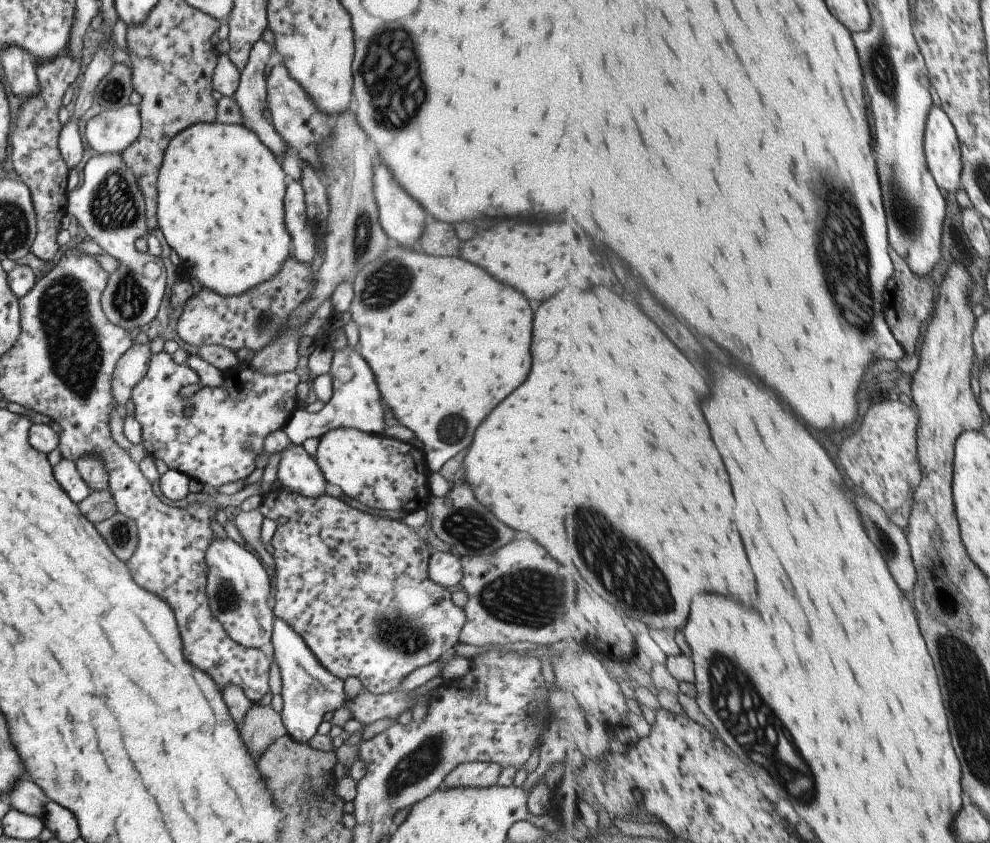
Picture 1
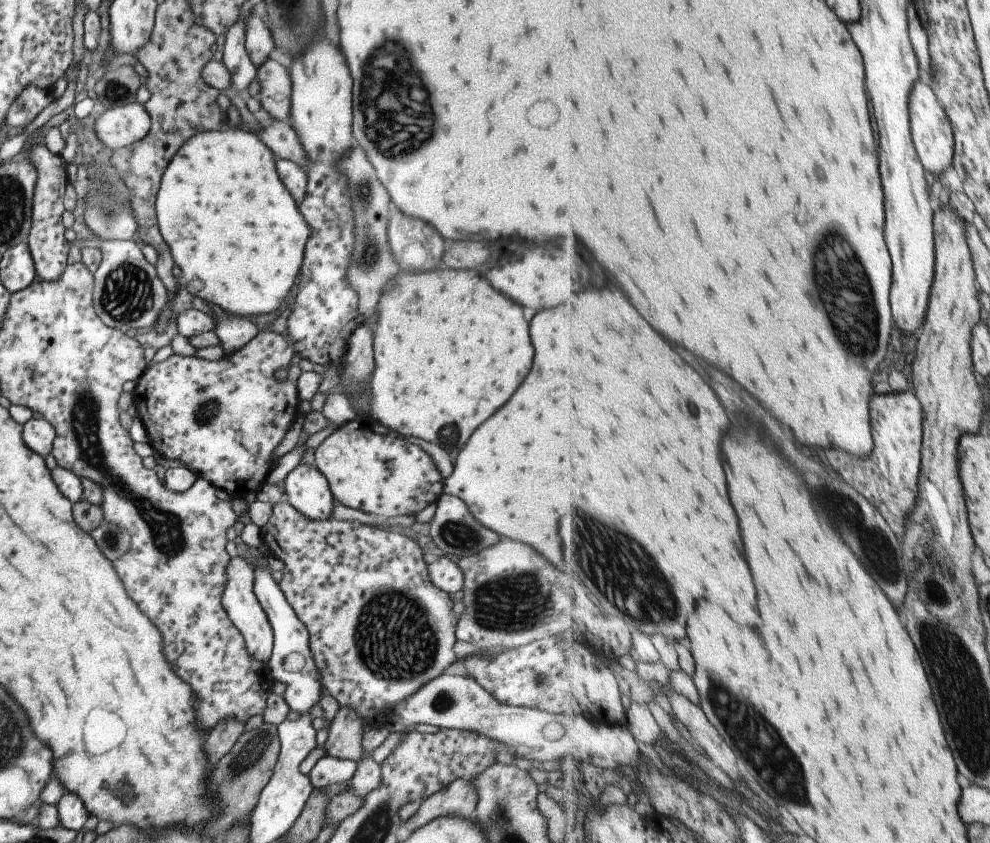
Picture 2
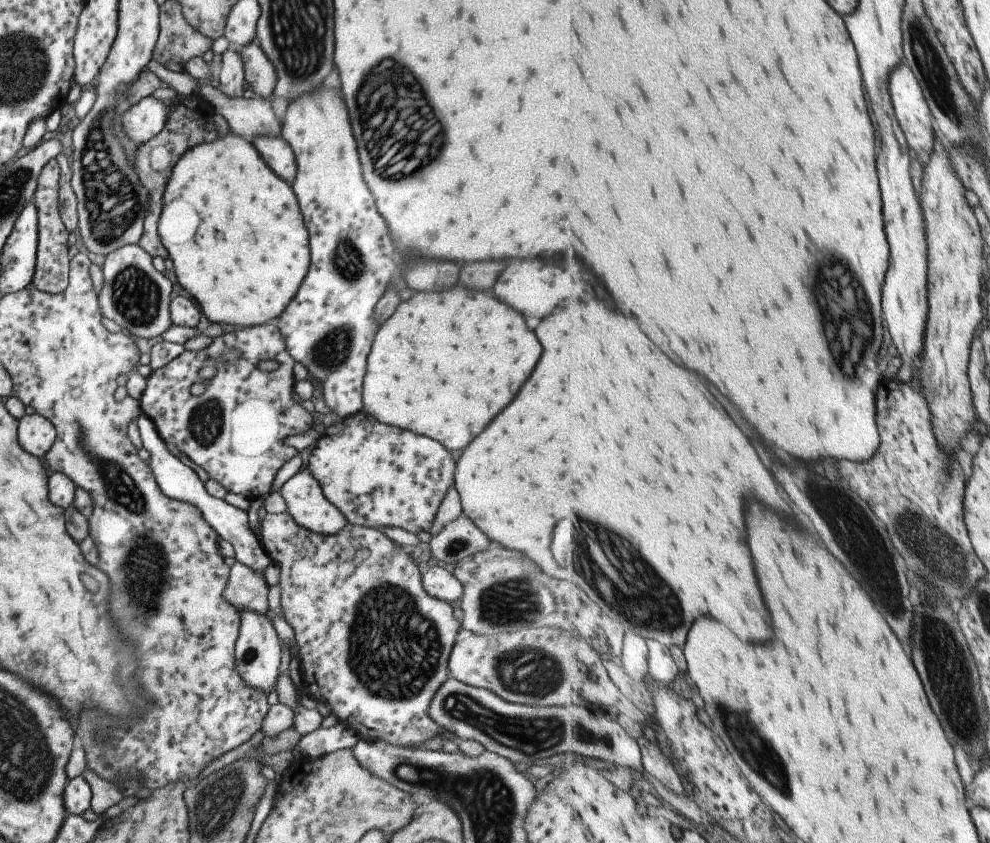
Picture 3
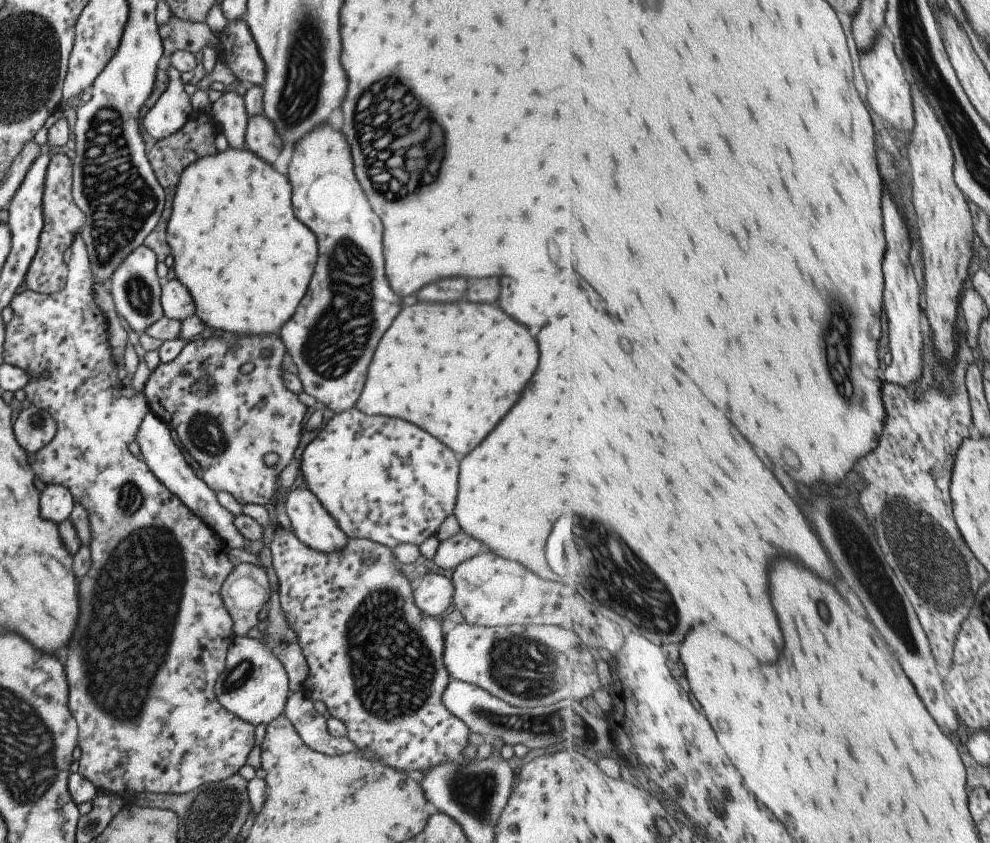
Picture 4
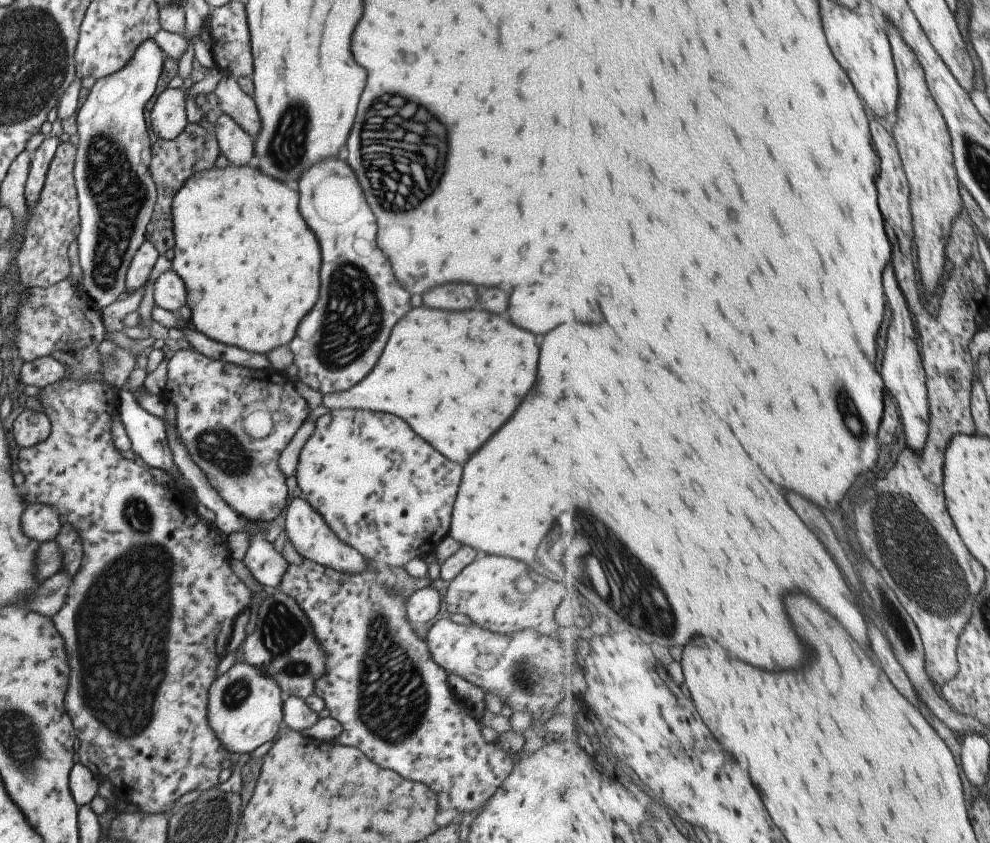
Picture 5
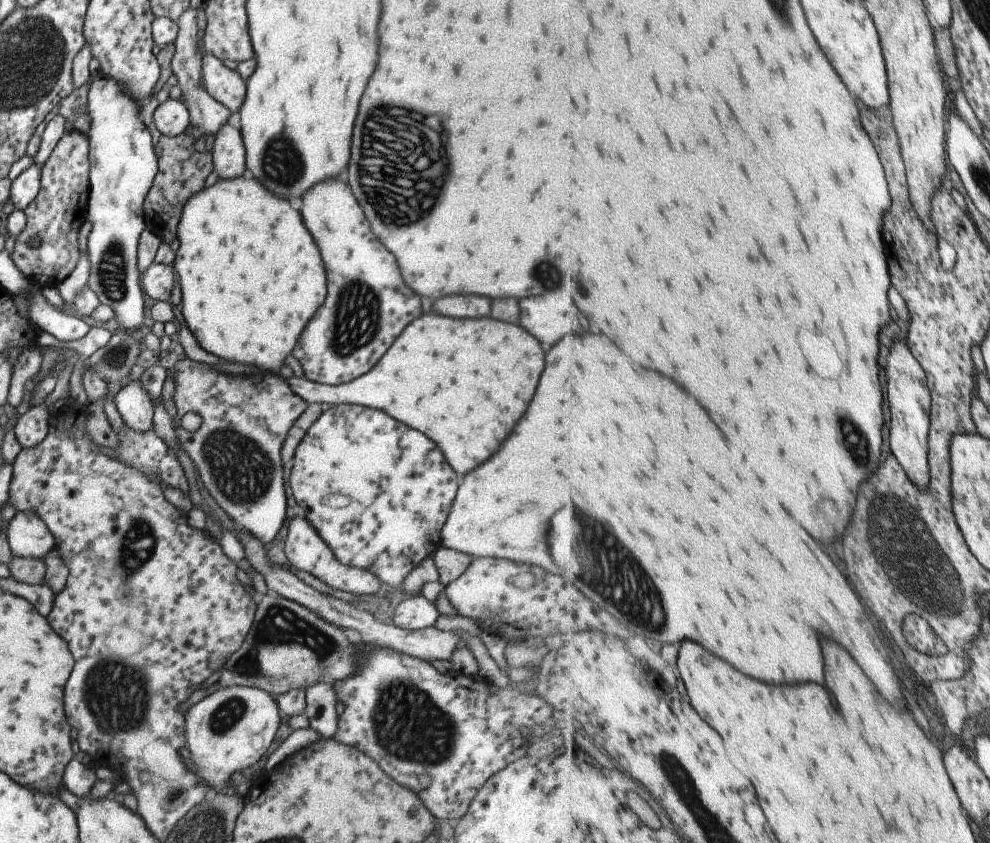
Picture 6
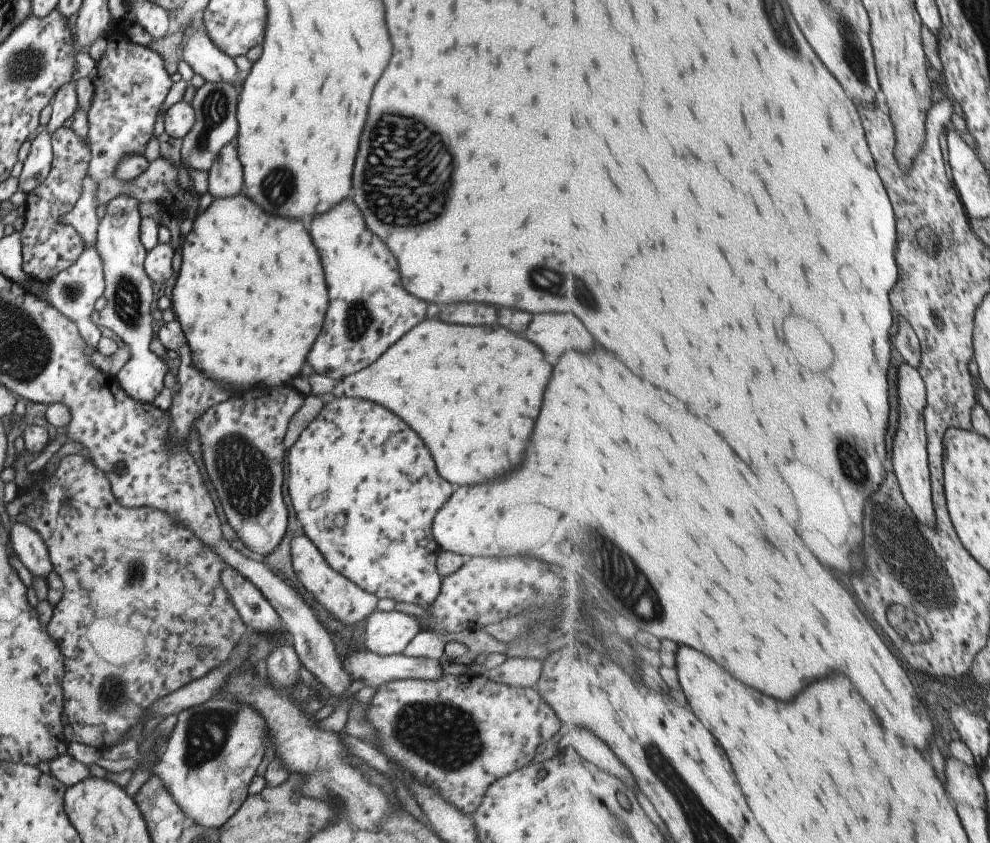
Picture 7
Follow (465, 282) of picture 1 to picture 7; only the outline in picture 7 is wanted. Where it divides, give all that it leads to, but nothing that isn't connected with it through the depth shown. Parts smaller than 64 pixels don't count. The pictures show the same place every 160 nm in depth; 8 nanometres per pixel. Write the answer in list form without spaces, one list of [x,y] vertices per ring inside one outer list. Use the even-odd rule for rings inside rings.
[[[429,318],[413,326],[373,364],[337,381],[331,393],[334,397],[363,398],[381,404],[419,434],[441,478],[457,486],[477,484],[497,478],[519,464],[521,446],[529,438],[551,372],[543,358],[538,346],[505,328],[457,326]]]

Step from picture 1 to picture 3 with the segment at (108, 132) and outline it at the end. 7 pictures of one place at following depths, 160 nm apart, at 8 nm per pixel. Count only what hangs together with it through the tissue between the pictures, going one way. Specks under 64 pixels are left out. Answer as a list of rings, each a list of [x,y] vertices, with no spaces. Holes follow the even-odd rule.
[[[143,97],[121,115],[121,128],[125,136],[136,145],[142,145],[161,130],[168,117],[168,102]]]

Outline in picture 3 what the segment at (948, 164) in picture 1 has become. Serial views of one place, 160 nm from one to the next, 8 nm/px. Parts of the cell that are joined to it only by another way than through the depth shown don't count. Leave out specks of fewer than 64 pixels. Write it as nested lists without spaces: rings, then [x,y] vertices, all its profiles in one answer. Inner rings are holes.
[[[907,63],[890,77],[890,93],[897,118],[914,150],[932,155],[936,150],[933,111],[921,82]]]

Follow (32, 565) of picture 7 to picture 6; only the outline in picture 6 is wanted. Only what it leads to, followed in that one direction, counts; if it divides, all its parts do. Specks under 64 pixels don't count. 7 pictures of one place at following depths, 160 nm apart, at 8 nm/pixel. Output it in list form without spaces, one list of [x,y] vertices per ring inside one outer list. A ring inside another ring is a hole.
[[[17,511],[7,524],[7,542],[11,554],[41,559],[55,541],[44,522],[31,511]]]

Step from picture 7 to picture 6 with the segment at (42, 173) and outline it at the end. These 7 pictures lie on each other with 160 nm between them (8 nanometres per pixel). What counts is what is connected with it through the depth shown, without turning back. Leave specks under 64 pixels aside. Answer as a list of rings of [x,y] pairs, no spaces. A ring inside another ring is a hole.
[[[35,163],[10,182],[7,200],[15,211],[22,211],[35,198],[40,185],[40,168]]]

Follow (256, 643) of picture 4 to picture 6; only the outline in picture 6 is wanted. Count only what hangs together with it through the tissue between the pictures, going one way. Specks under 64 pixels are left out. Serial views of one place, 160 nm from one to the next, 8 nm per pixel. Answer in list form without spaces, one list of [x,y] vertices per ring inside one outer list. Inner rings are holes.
[[[237,685],[214,688],[185,712],[185,748],[191,753],[191,760],[186,765],[192,773],[202,778],[202,781],[208,786],[208,790],[219,790],[227,784],[231,772],[247,768],[261,758],[261,755],[269,748],[277,728],[279,728],[280,719],[281,714],[278,712],[274,697],[264,690]]]

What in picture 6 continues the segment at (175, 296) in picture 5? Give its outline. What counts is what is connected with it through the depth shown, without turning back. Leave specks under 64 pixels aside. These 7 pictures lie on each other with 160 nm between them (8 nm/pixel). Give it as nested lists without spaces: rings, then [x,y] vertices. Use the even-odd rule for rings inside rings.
[[[152,262],[140,276],[140,287],[149,303],[169,301],[173,282],[177,280],[171,265]]]

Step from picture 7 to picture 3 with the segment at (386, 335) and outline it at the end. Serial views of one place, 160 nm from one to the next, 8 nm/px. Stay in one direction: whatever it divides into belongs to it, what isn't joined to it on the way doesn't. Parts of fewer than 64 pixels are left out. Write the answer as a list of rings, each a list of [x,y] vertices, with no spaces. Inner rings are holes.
[[[319,86],[310,93],[297,95],[287,103],[281,138],[292,148],[296,175],[291,190],[305,218],[310,248],[310,263],[297,292],[278,316],[277,328],[284,338],[289,356],[300,362],[321,383],[325,404],[335,416],[348,417],[362,410],[362,380],[366,358],[378,326],[373,318],[375,303],[383,296],[397,272],[395,248],[386,222],[376,209],[357,162],[355,140],[340,90]]]

